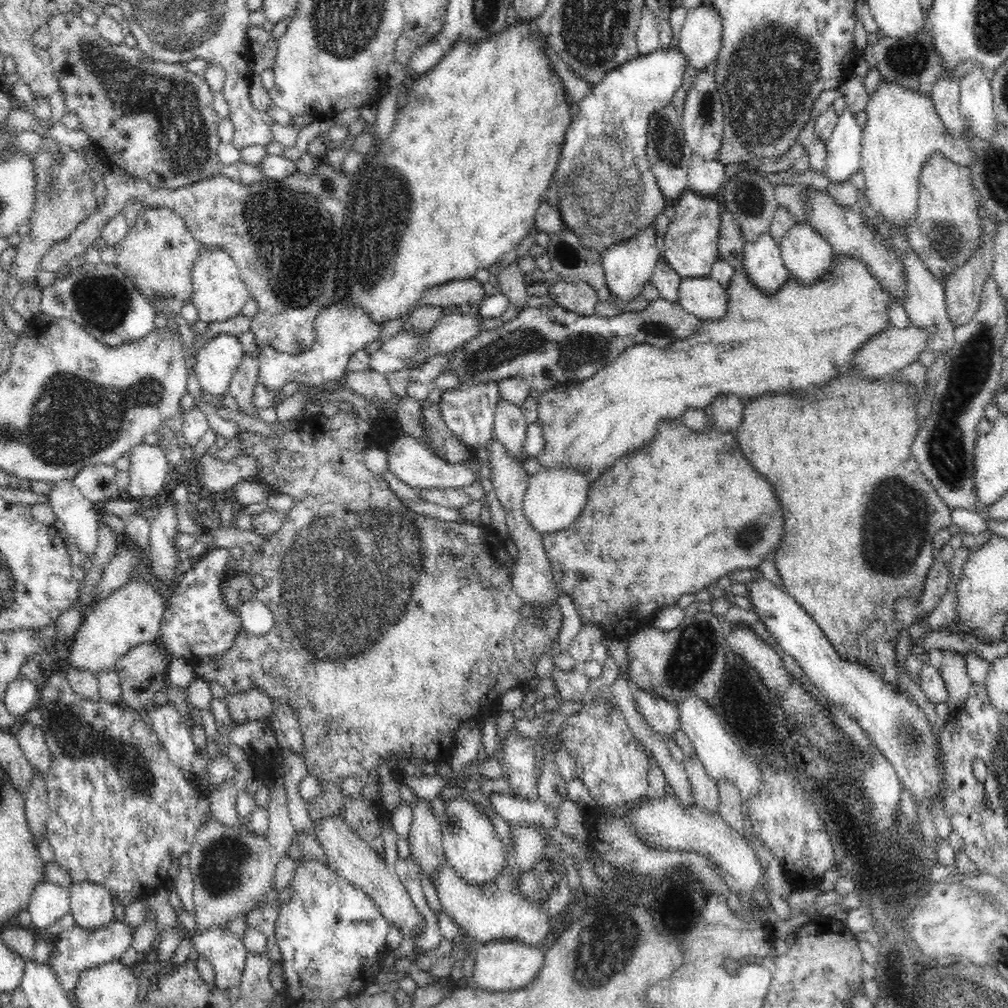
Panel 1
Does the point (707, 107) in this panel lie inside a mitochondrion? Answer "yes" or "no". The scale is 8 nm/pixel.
yes

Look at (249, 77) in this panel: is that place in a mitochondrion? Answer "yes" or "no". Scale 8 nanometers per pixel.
no

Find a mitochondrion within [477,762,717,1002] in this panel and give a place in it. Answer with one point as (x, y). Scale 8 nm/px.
(607, 945)

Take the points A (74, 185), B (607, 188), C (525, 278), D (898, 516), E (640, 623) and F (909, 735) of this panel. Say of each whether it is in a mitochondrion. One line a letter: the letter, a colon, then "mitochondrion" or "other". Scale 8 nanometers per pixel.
A: mitochondrion
B: mitochondrion
C: other
D: mitochondrion
E: other
F: mitochondrion

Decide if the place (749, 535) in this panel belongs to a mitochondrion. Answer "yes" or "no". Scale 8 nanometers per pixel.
yes

